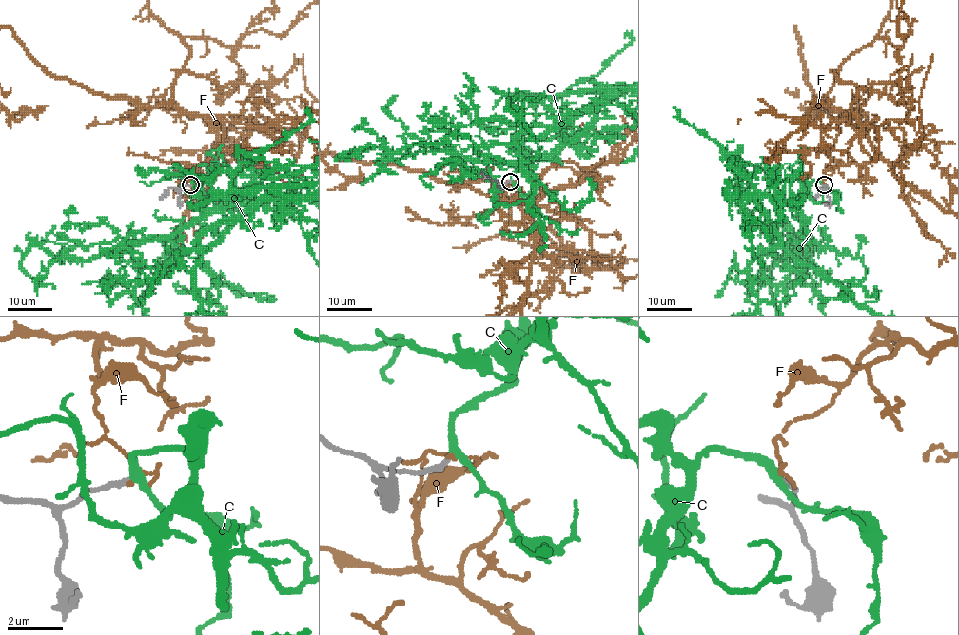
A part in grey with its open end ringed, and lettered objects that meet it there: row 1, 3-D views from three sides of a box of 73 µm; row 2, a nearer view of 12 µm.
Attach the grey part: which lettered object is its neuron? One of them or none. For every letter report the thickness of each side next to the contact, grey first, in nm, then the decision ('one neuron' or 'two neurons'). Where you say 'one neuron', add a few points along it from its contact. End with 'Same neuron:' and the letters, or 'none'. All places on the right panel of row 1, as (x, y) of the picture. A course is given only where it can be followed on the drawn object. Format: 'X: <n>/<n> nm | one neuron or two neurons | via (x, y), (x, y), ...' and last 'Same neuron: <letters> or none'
C: 220/280 nm | one neuron
F: 240/110 nm | two neurons
Same neuron: C

